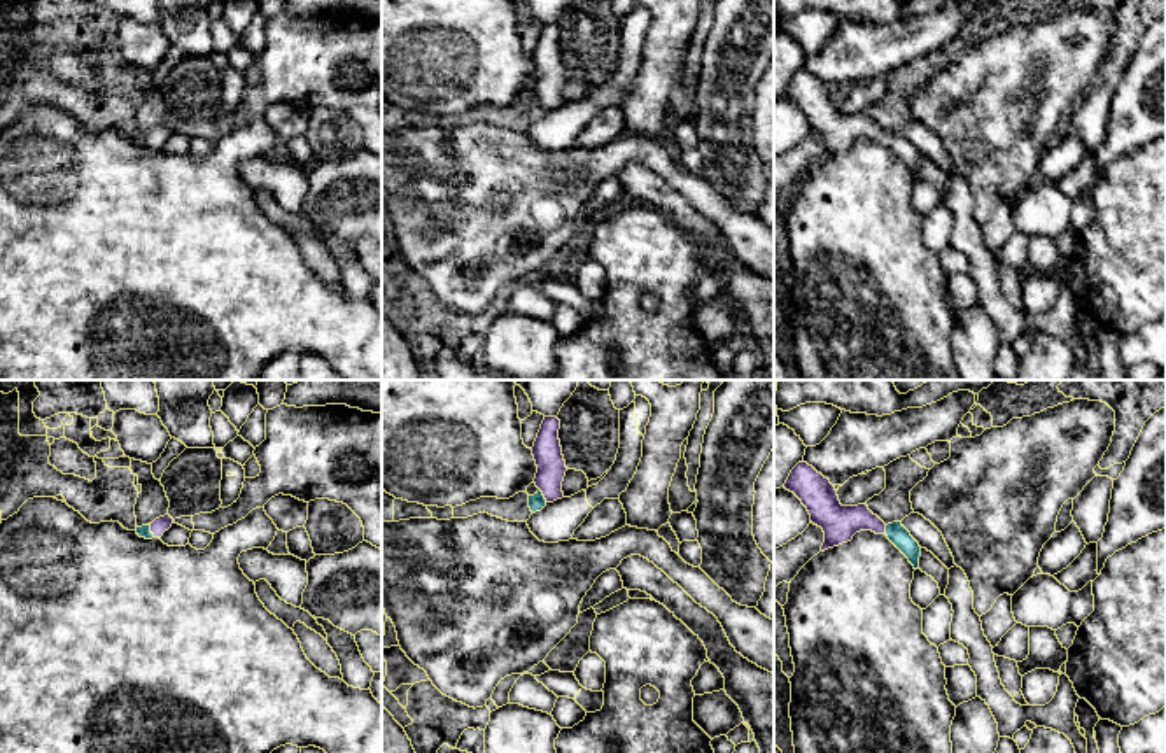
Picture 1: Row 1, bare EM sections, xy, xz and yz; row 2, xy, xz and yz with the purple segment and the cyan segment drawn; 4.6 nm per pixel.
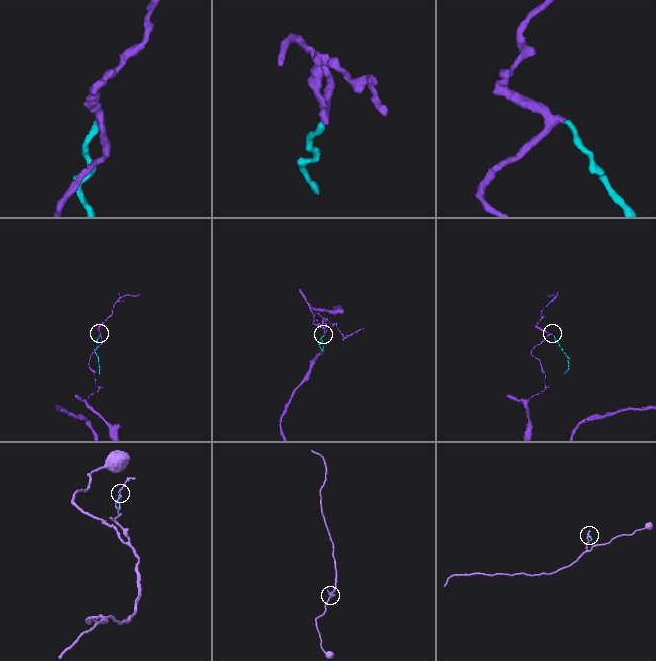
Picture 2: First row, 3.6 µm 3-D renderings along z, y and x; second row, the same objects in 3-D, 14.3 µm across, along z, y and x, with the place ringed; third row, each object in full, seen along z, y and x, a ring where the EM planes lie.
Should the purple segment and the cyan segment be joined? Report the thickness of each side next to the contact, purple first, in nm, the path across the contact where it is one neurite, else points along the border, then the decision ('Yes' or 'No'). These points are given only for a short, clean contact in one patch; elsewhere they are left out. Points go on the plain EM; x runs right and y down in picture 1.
Thickness 70 nm (purple) against 60 nm. Path across: xy (161, 132), (151, 139), (144, 139). Yes

